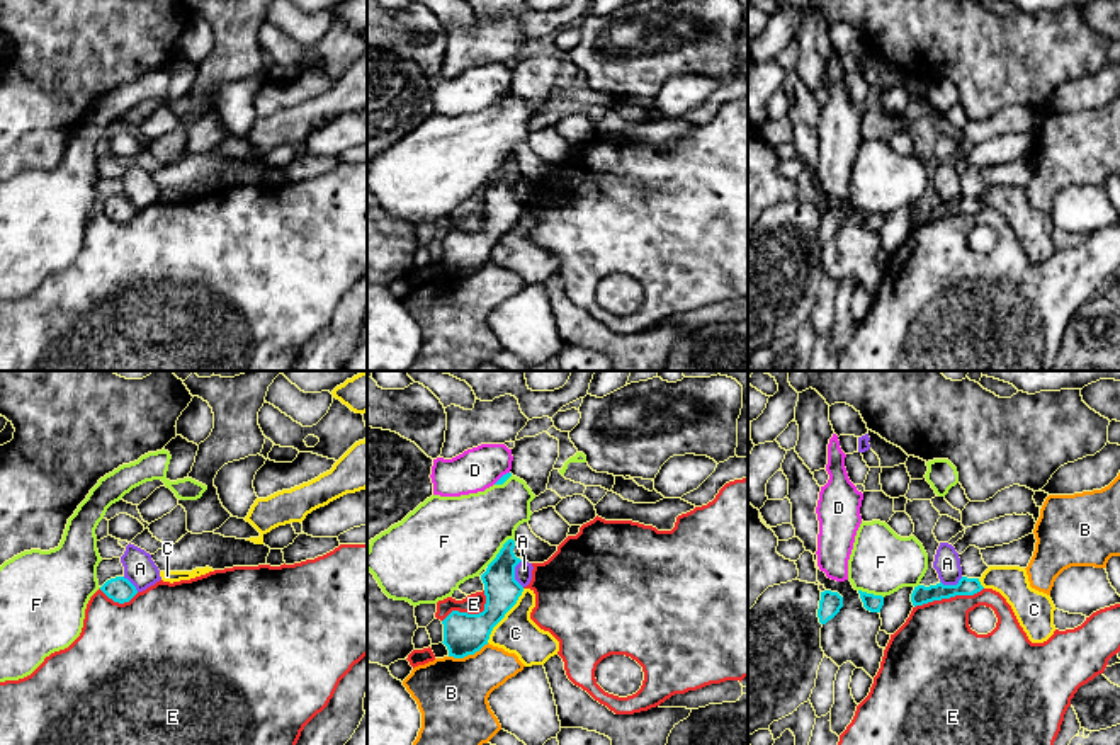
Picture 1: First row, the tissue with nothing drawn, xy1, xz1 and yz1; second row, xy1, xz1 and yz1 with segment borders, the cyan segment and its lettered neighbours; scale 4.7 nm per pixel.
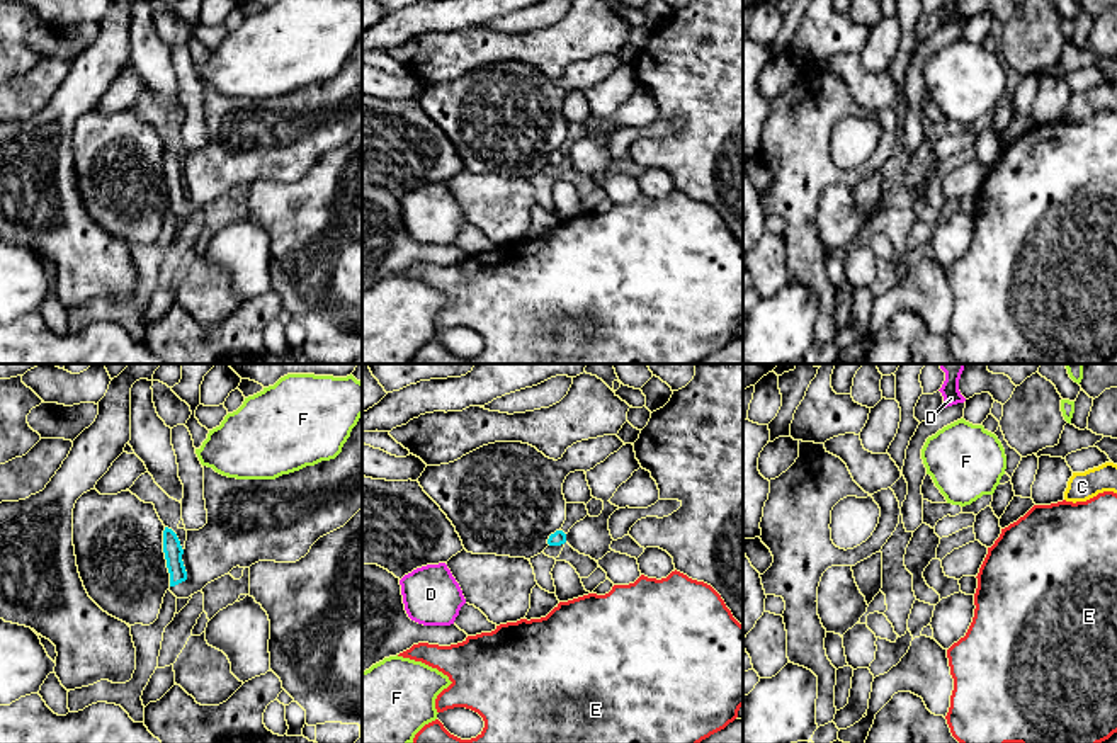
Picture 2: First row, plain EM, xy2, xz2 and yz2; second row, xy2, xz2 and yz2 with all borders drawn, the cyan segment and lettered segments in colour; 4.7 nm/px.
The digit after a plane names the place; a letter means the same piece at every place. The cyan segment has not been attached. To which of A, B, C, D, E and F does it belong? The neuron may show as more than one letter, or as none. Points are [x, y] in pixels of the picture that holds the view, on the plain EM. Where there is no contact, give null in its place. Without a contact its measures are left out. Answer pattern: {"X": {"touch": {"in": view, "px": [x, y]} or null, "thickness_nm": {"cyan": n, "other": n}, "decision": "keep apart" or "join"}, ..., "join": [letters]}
{"A": {"touch": {"in": "xz1", "px": [514, 193]}, "thickness_nm": {"cyan": 170, "other": 80}, "decision": "keep apart"}, "B": {"touch": {"in": "xz1", "px": [468, 272]}, "thickness_nm": {"cyan": 190, "other": 340}, "decision": "keep apart"}, "C": {"touch": {"in": "xz1", "px": [503, 235]}, "thickness_nm": {"cyan": 190, "other": 190}, "decision": "keep apart"}, "D": {"touch": {"in": "xz1", "px": [502, 96]}, "thickness_nm": {"cyan": 40, "other": 200}, "decision": "keep apart"}, "E": {"touch": {"in": "yz1", "px": [949, 216]}, "thickness_nm": {"cyan": 90, "other": 380}, "decision": "keep apart"}, "F": {"touch": {"in": "xz1", "px": [500, 170]}, "thickness_nm": {"cyan": 170, "other": 420}, "decision": "keep apart"}, "join": []}

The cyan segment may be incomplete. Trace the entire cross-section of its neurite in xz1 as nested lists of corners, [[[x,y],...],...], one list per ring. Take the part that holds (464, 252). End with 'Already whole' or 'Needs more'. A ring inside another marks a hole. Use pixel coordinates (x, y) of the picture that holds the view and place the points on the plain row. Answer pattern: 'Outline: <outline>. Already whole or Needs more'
Outline: [[[508,158],[481,194],[486,223],[479,233],[452,230],[444,240],[444,264],[449,276],[464,277],[488,264],[493,247],[517,223],[523,206],[515,199],[515,185],[522,180]]]. Already whole

